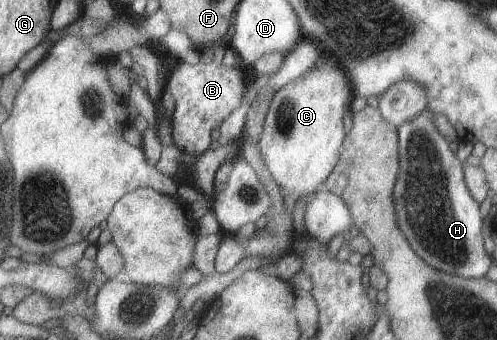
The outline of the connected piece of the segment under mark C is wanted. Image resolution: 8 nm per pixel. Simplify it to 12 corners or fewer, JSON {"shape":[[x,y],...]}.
{"shape":[[324,53],[275,92],[257,144],[280,198],[309,200],[352,99]]}

